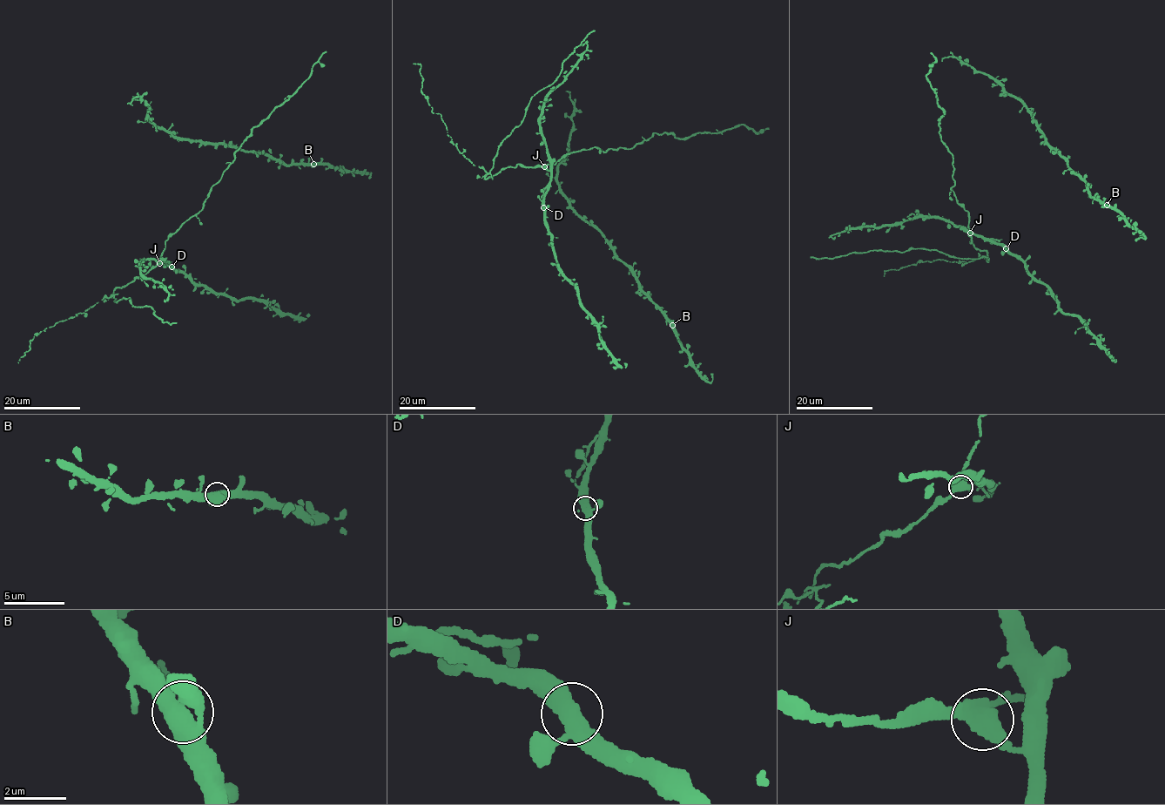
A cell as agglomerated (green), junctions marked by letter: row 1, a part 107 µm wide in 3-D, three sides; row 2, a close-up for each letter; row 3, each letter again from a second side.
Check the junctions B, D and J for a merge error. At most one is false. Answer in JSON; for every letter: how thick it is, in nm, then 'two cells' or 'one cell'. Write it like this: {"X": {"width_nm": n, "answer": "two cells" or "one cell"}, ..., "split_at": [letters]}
{"B": {"width_nm": 480, "answer": "one cell"}, "D": {"width_nm": 440, "answer": "one cell"}, "J": {"width_nm": 480, "answer": "two cells"}, "split_at": ["J"]}

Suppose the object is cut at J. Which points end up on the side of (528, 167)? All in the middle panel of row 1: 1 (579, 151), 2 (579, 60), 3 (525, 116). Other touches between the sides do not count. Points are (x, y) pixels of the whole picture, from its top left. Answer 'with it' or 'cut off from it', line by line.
1: with it
2: cut off from it
3: with it

